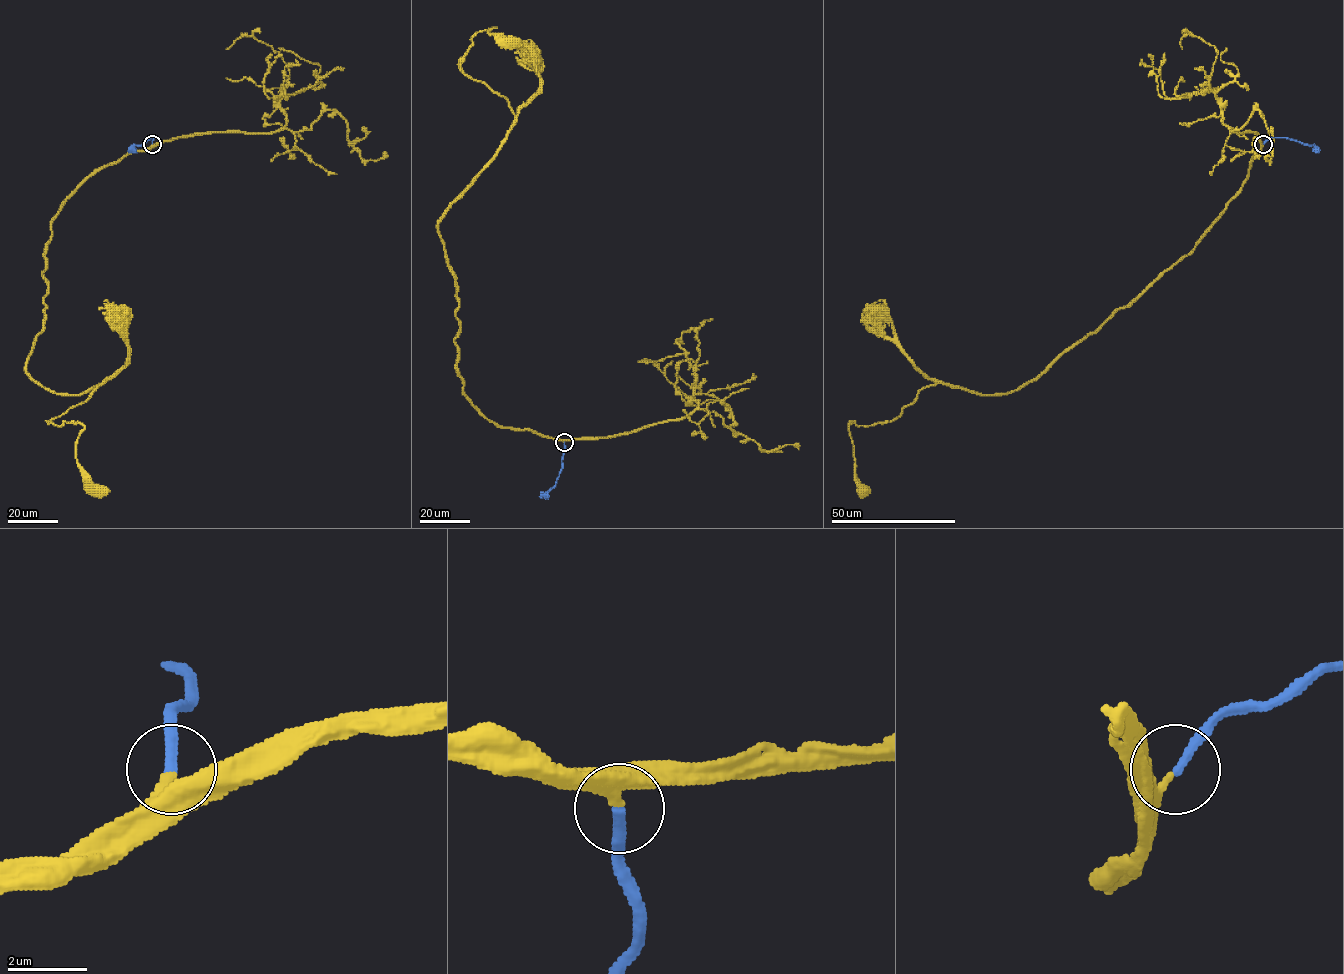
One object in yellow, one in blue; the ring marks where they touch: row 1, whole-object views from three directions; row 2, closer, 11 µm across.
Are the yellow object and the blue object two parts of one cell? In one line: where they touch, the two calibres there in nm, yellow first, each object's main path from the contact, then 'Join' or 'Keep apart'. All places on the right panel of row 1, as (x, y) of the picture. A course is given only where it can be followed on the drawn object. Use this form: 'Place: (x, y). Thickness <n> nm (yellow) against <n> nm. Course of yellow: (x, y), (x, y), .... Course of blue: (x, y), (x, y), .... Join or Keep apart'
Place: (1263, 144). Thickness 280 nm (yellow) against 240 nm. Course of yellow: (1263, 144), (1242, 189), (1194, 248), (1043, 371), (1001, 394), (936, 382), (890, 421), (850, 423), (863, 491). Course of blue: (1263, 144), (1272, 138), (1288, 138), (1313, 145), (1318, 151). Join

